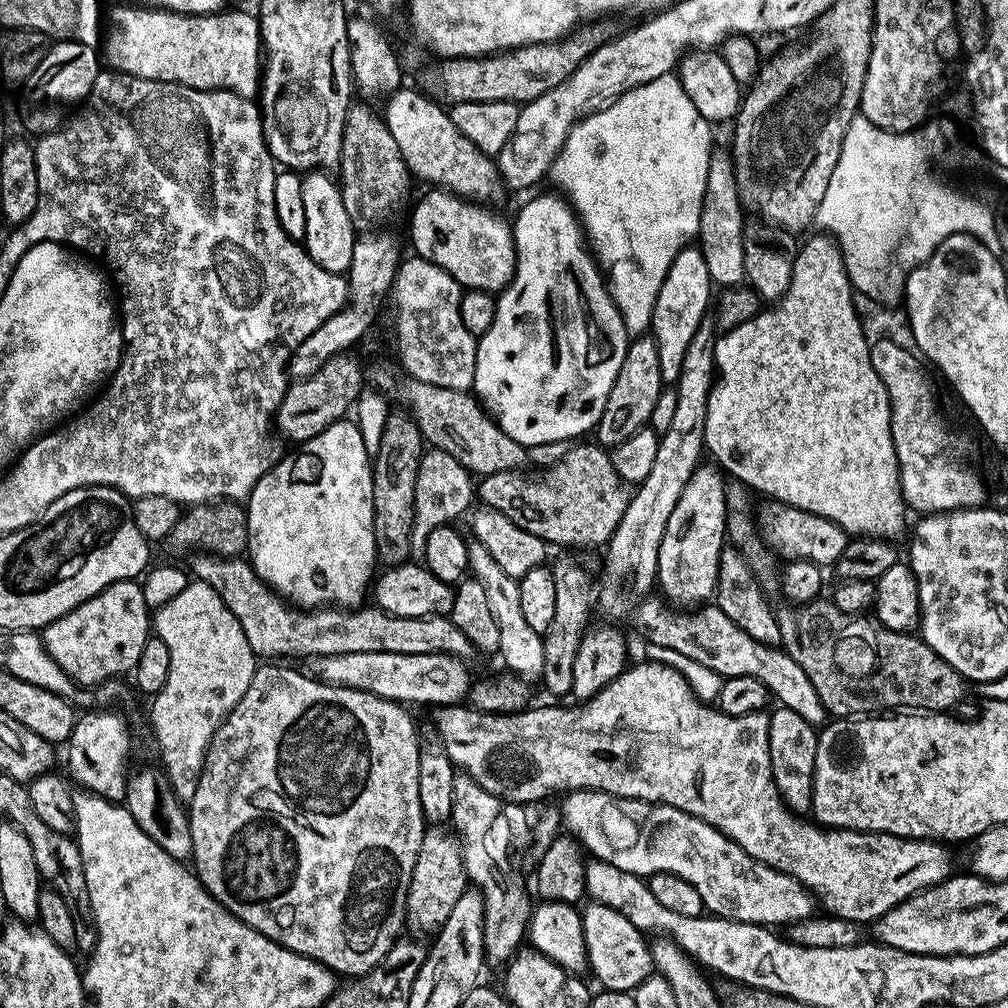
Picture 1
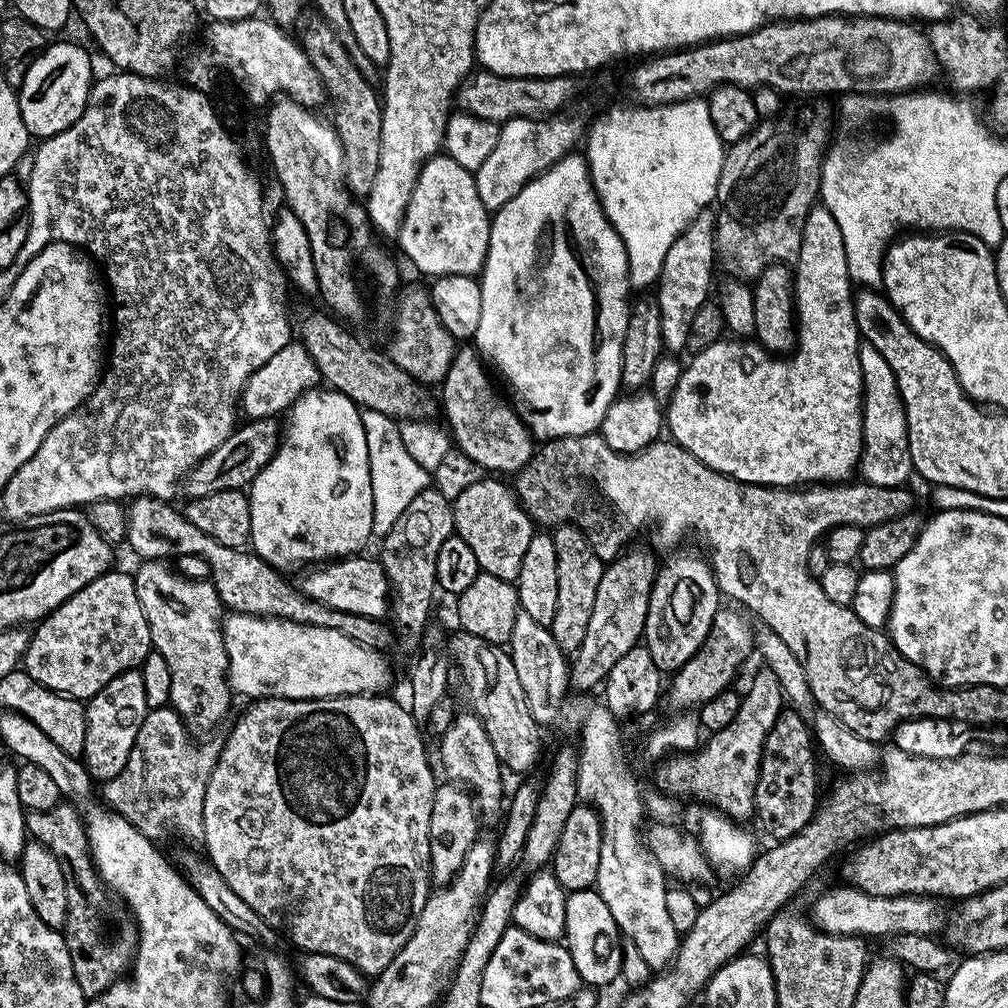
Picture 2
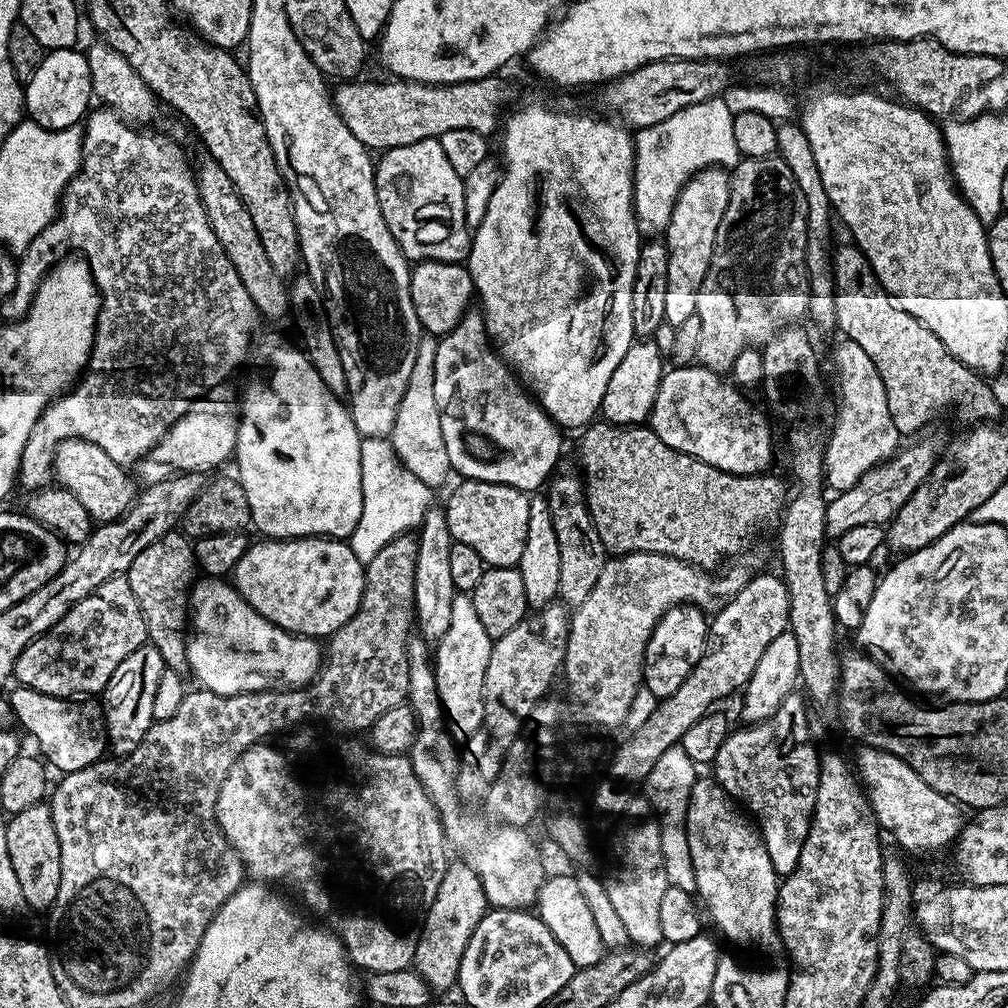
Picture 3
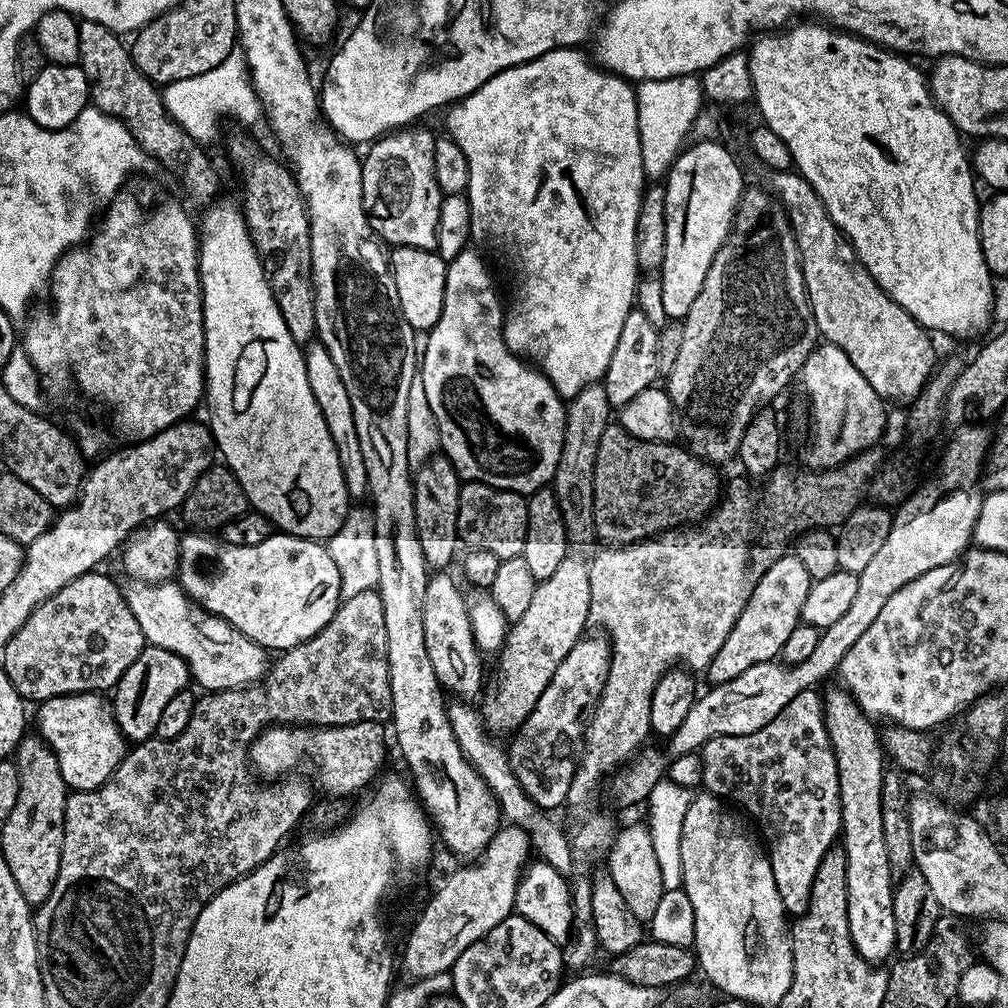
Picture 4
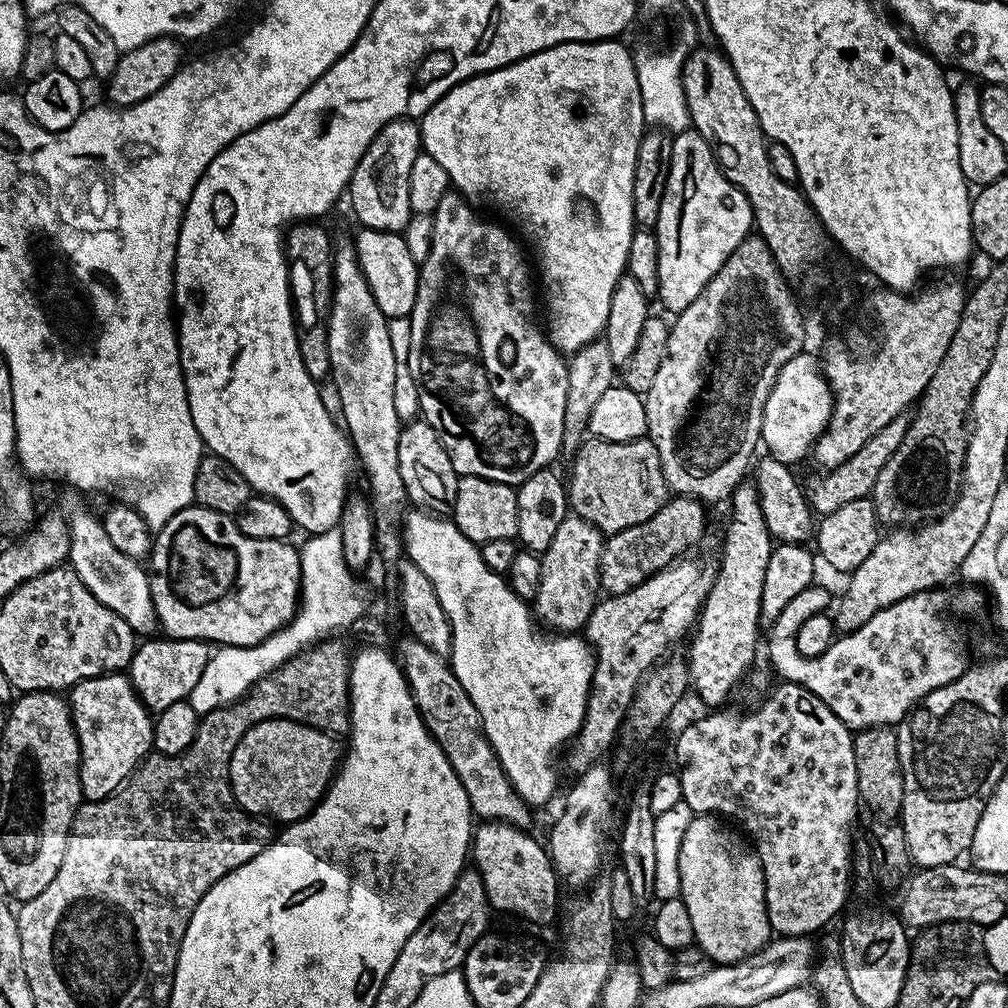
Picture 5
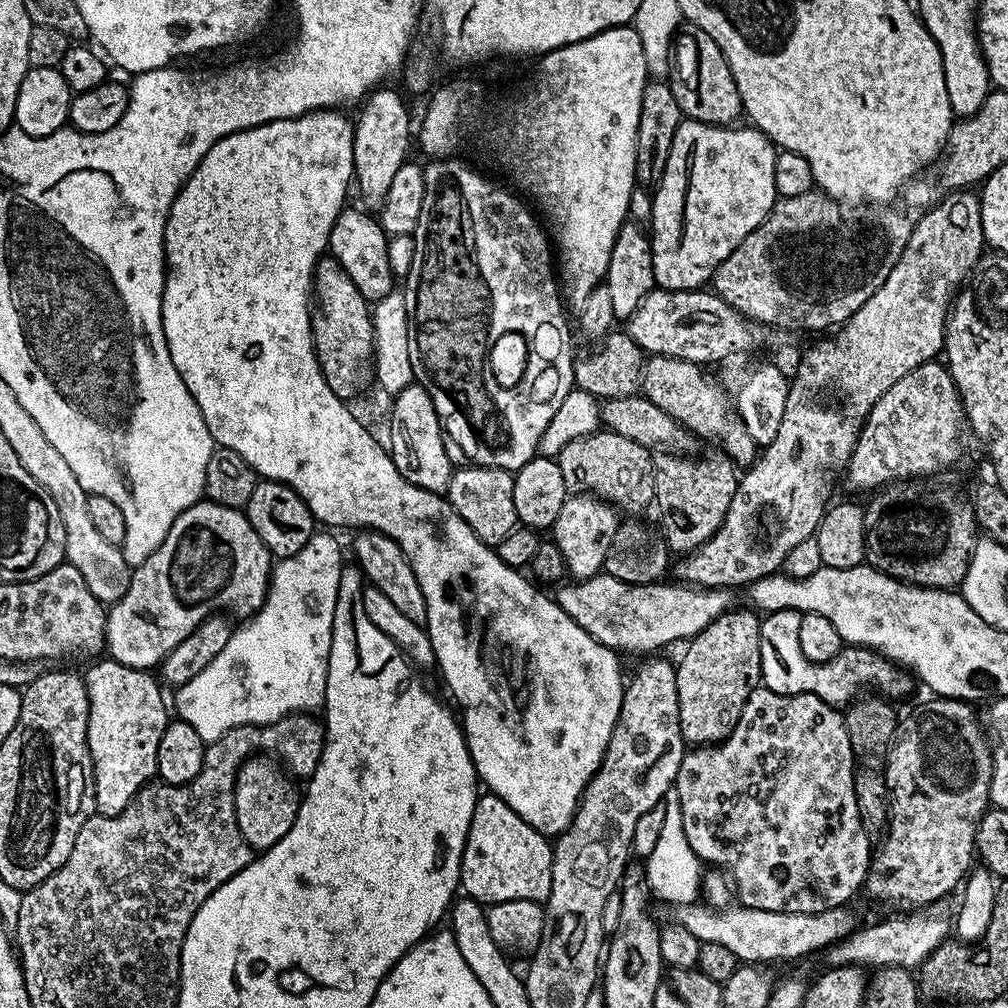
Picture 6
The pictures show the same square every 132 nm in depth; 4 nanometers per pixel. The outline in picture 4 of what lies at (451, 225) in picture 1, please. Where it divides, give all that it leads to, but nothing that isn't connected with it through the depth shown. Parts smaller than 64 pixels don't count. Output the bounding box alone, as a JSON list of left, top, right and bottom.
[360,126,445,250]

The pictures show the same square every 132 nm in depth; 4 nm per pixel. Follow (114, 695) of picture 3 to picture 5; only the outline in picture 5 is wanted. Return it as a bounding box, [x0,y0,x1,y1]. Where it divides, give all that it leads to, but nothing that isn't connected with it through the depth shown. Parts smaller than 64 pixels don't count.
[130,638,210,714]

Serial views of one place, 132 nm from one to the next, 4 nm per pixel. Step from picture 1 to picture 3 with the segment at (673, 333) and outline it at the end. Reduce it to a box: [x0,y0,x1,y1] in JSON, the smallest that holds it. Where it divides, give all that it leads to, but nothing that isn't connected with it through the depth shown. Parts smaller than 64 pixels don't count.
[665,168,730,325]

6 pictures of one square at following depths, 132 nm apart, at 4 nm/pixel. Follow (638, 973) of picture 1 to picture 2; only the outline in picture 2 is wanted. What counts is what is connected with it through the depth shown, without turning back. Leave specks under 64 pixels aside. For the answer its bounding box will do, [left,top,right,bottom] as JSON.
[566,888,624,986]

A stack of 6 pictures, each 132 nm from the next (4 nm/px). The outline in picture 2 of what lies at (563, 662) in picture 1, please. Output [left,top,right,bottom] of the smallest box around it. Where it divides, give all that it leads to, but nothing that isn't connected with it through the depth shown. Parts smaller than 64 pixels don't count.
[551,524,606,654]

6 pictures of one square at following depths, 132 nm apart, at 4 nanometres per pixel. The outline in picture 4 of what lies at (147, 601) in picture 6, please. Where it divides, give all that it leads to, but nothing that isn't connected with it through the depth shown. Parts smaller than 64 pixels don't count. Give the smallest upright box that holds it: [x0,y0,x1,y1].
[180,530,340,653]

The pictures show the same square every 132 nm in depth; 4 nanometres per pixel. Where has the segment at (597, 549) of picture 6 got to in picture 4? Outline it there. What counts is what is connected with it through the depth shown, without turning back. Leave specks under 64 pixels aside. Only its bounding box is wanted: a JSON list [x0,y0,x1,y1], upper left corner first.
[482,554,590,733]

